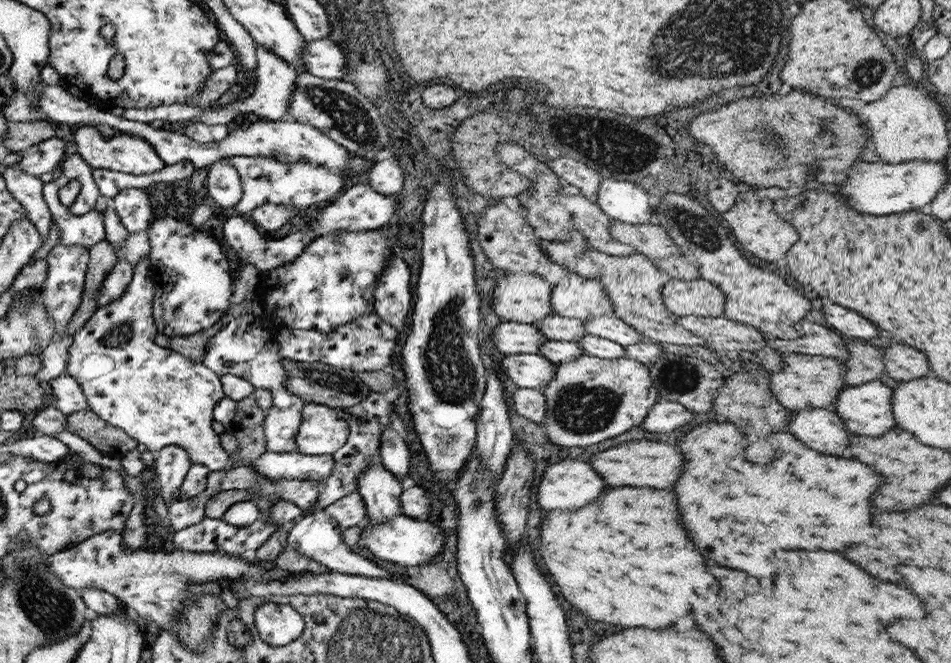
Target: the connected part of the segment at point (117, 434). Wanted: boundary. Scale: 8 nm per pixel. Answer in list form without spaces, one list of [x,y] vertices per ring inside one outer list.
[[[90,408],[67,415],[67,431],[78,435],[101,453],[120,459],[136,449],[139,442],[130,438],[122,429],[102,420]]]

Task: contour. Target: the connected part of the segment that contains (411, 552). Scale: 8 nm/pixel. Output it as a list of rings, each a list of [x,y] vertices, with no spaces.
[[[406,514],[394,517],[388,522],[371,522],[366,518],[361,538],[367,538],[366,546],[376,557],[387,562],[404,566],[422,566],[433,560],[436,554],[444,550],[446,538],[442,529],[429,521],[410,518]]]

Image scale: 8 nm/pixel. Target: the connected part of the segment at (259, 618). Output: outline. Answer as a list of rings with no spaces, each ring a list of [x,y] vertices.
[[[268,601],[255,610],[255,627],[264,642],[286,646],[302,636],[306,622],[292,605]]]

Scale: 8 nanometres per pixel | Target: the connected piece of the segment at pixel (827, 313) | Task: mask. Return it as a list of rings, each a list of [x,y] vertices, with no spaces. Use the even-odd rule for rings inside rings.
[[[838,304],[826,305],[824,307],[824,316],[828,326],[840,332],[856,338],[869,340],[876,338],[880,330],[876,330],[876,326],[872,322],[868,322],[866,318],[862,318],[860,314],[856,314],[849,308],[842,308]]]

